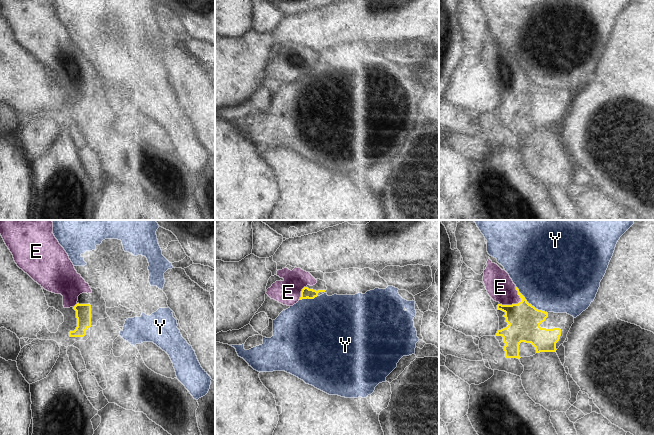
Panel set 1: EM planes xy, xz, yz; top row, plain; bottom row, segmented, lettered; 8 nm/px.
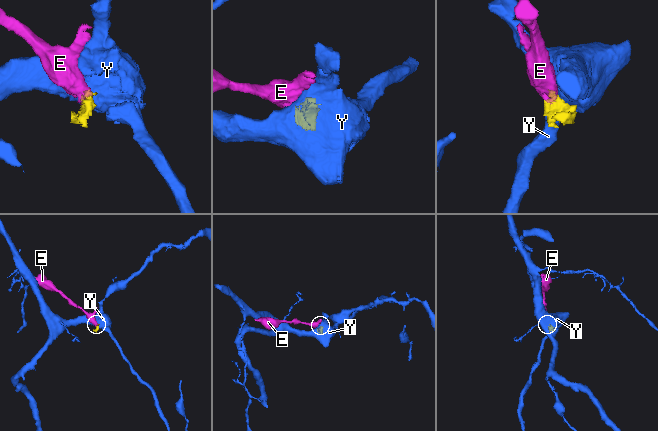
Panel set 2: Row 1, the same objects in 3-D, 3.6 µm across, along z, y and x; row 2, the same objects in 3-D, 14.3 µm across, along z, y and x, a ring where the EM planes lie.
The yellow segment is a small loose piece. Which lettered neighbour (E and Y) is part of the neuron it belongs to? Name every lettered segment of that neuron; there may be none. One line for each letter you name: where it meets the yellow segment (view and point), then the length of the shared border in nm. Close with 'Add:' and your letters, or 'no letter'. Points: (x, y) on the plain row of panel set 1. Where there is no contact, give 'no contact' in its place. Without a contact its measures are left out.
E: contact yz (518, 79); length 190 nm
Add: E

